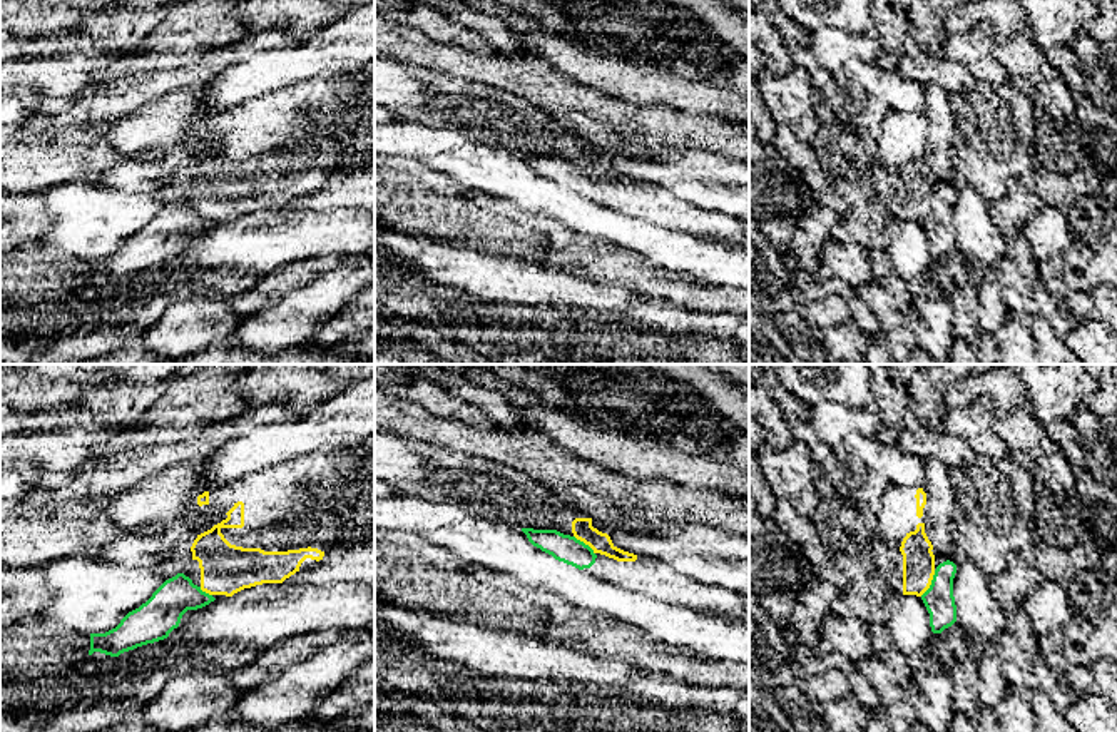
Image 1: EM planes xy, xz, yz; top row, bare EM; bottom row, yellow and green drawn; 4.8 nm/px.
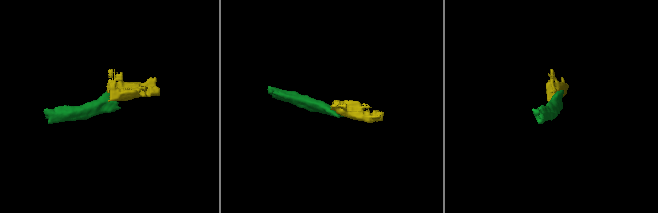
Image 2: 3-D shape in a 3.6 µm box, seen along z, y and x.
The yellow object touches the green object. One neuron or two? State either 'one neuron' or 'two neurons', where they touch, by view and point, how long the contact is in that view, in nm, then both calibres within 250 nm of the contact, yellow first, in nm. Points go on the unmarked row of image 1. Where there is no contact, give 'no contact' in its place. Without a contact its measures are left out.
two neurons | yz (930, 209) | 150 nm | 160/150 nm

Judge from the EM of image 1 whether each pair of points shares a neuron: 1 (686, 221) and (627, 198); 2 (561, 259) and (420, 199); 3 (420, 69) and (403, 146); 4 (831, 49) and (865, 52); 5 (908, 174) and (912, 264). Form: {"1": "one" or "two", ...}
{"1": "one", "2": "one", "3": "two", "4": "one", "5": "two"}

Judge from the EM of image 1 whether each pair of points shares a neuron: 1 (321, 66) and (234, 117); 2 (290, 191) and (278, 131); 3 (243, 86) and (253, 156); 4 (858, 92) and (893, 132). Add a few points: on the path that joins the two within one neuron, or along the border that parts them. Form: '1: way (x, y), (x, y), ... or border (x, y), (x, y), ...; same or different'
1: border (336, 74), (298, 82); different
2: way (275, 176), (266, 167), (266, 151), (270, 146); same
3: border (281, 87), (236, 106); different
4: way (865, 102), (883, 122); same

